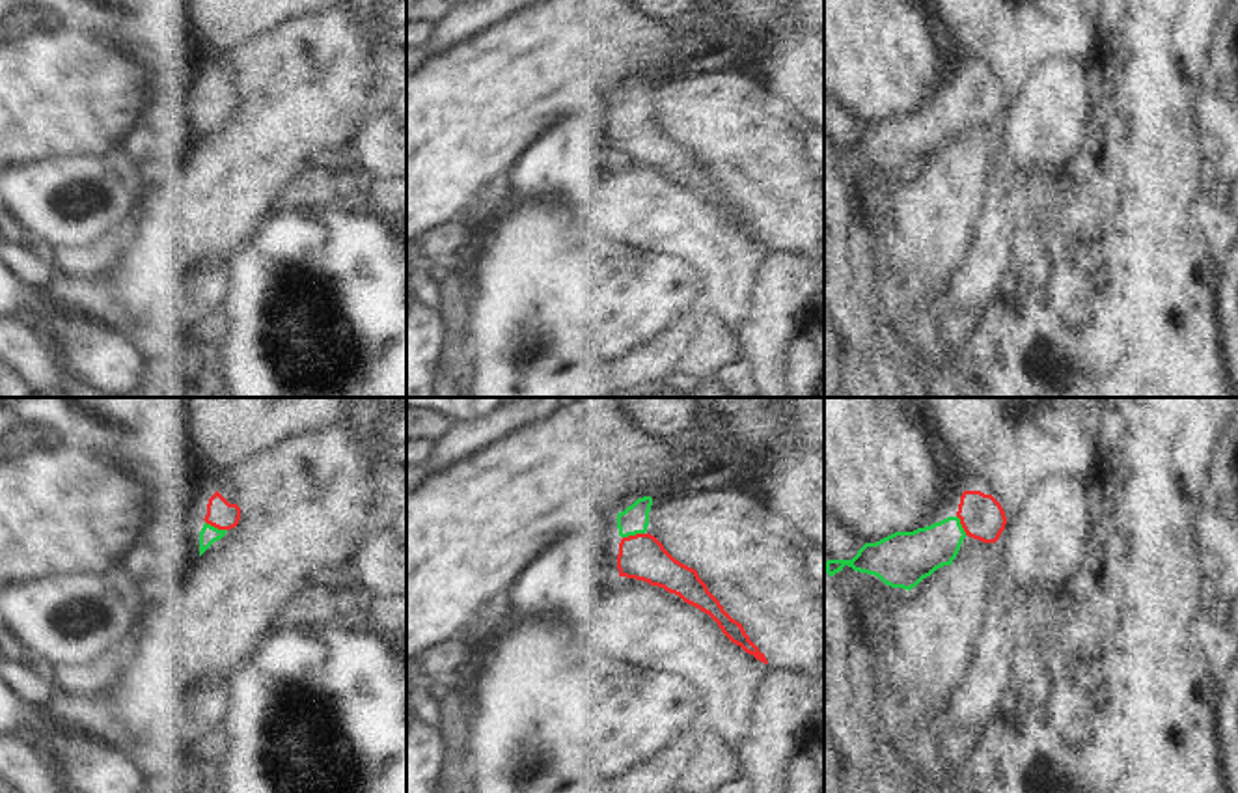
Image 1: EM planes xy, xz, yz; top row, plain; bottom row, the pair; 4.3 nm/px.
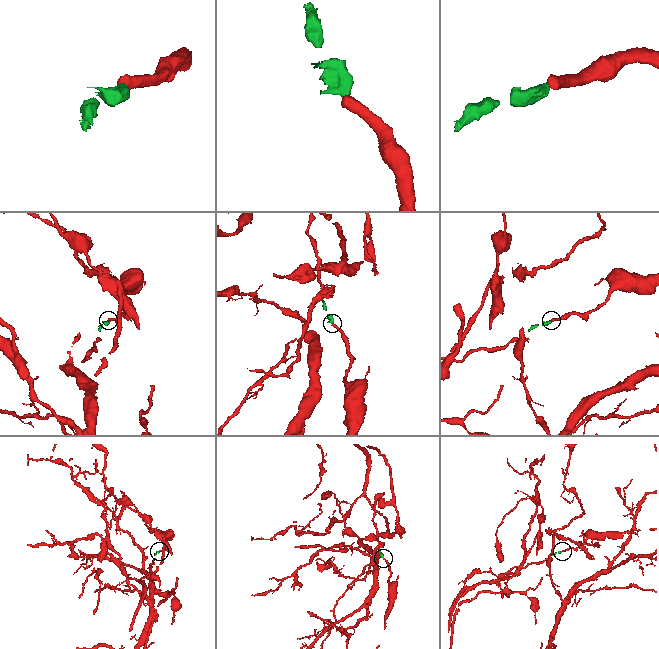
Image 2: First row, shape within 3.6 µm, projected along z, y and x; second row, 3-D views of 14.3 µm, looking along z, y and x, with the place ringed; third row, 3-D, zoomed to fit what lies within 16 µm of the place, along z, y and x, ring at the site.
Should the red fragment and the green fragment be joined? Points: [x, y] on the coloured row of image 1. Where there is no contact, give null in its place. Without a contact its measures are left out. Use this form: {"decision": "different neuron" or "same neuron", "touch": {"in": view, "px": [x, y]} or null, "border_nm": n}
{"decision": "same neuron", "touch": {"in": "xy", "px": [217, 527]}, "border_nm": 100}

